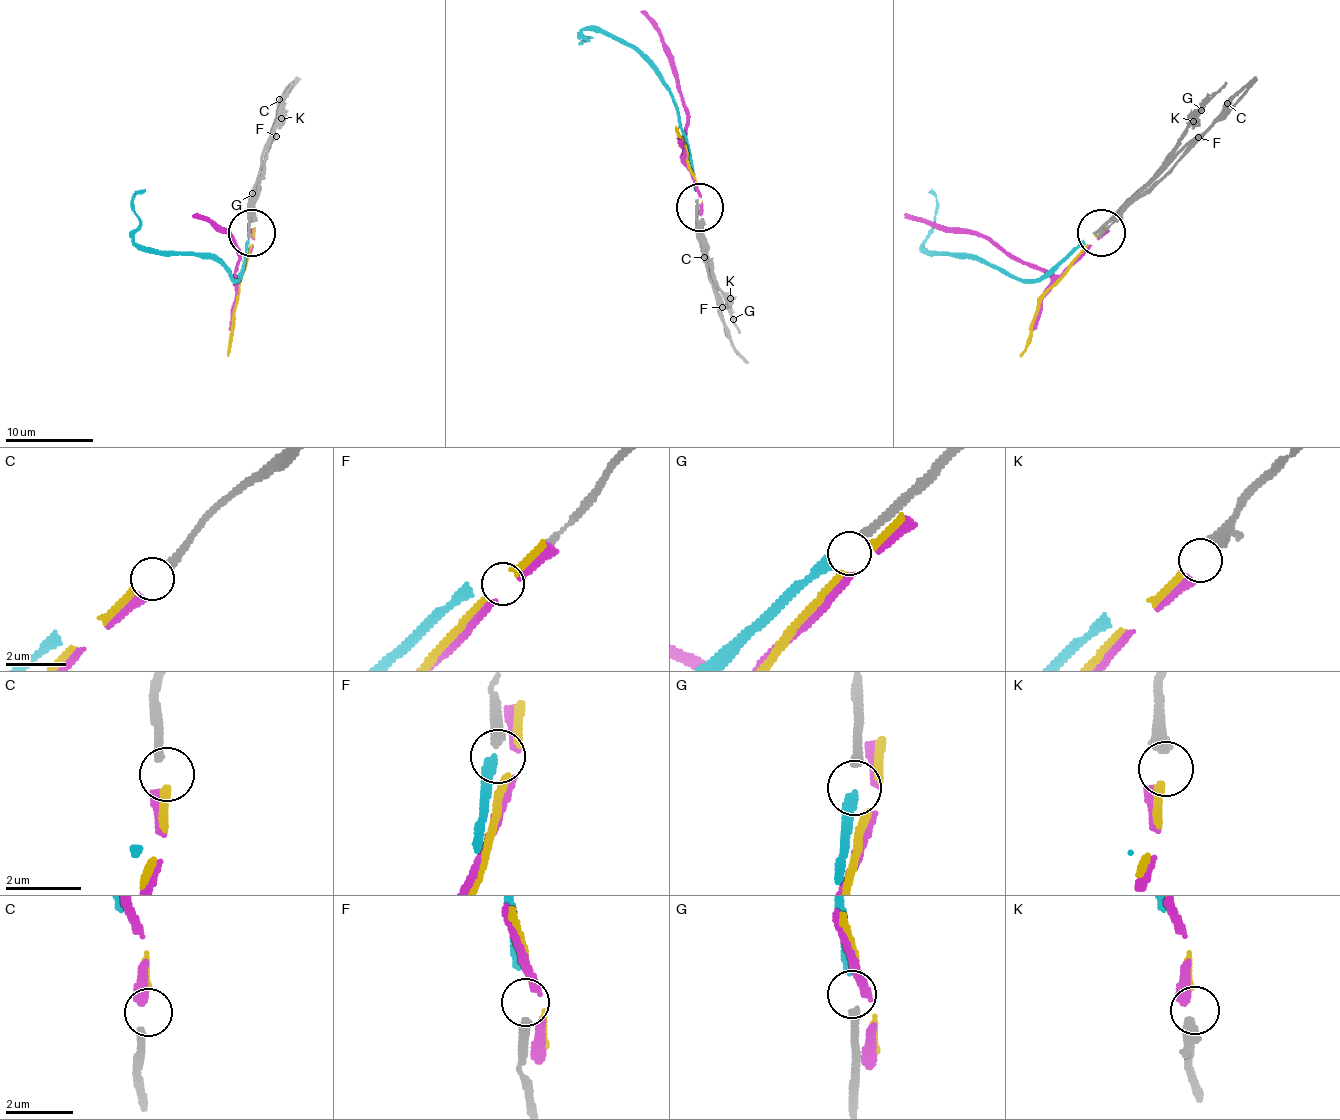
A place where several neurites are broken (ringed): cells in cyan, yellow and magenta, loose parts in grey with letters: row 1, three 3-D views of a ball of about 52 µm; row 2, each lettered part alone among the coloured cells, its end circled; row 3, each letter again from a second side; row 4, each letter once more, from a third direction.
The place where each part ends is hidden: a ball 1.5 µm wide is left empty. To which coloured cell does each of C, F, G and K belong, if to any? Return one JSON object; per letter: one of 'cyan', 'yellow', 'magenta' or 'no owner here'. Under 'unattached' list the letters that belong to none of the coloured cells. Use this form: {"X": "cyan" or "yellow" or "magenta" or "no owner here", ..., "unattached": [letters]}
{"C": "magenta", "F": "no owner here", "G": "cyan", "K": "yellow", "unattached": ["F"]}

